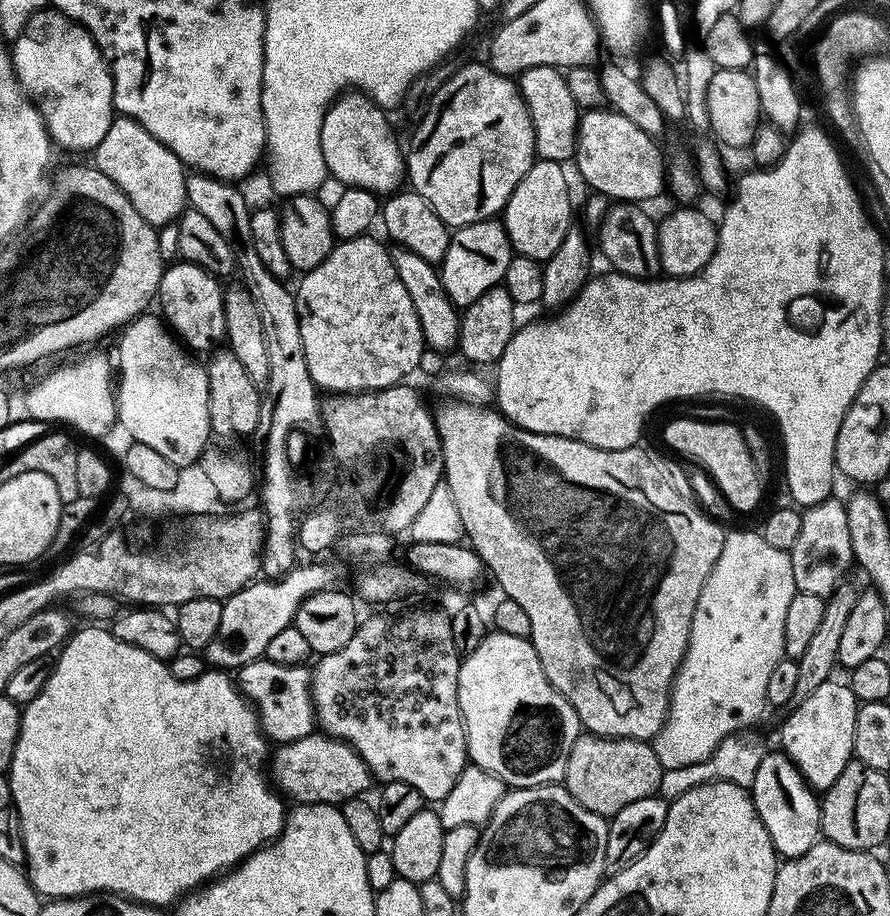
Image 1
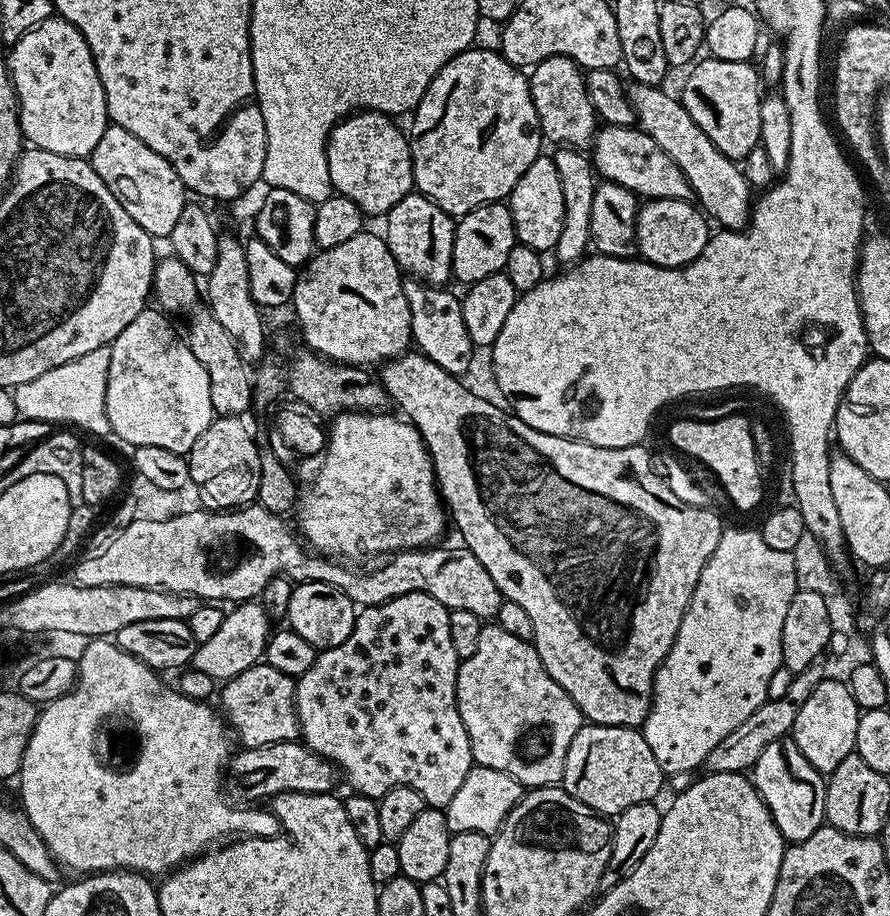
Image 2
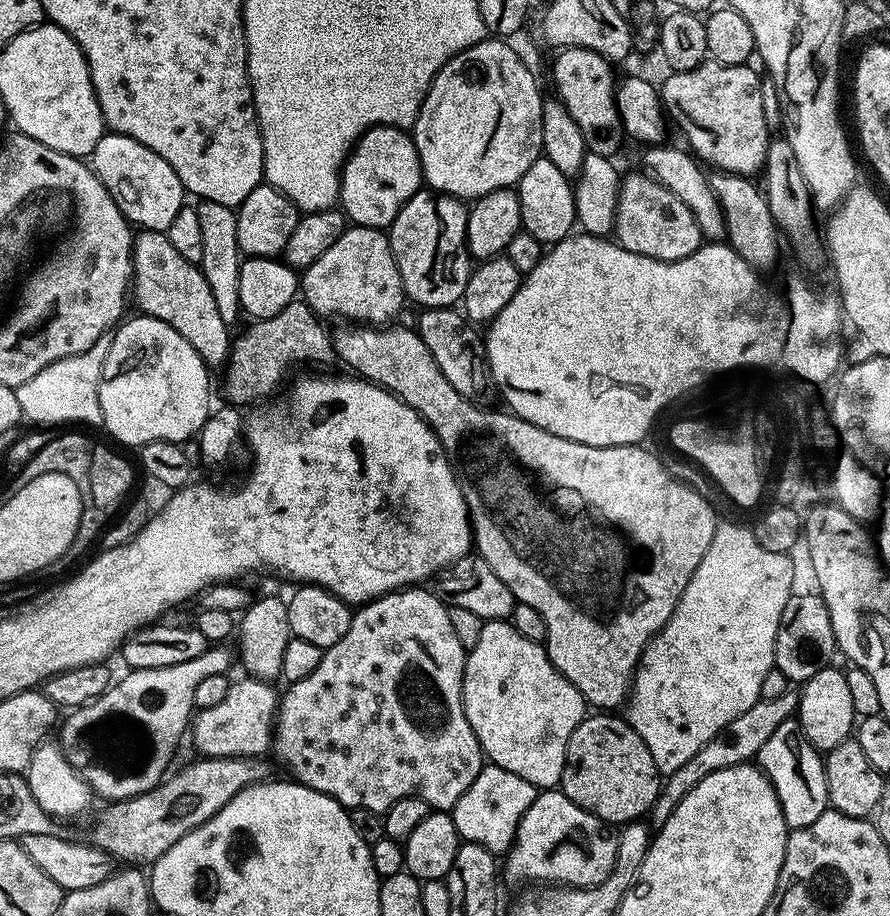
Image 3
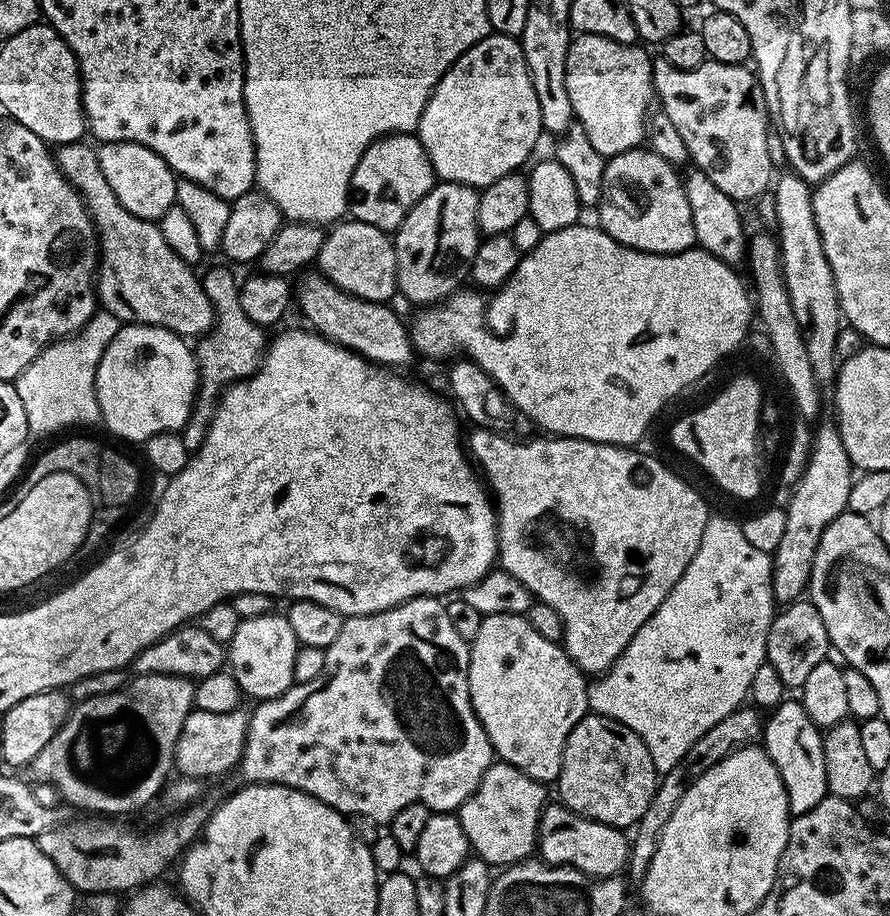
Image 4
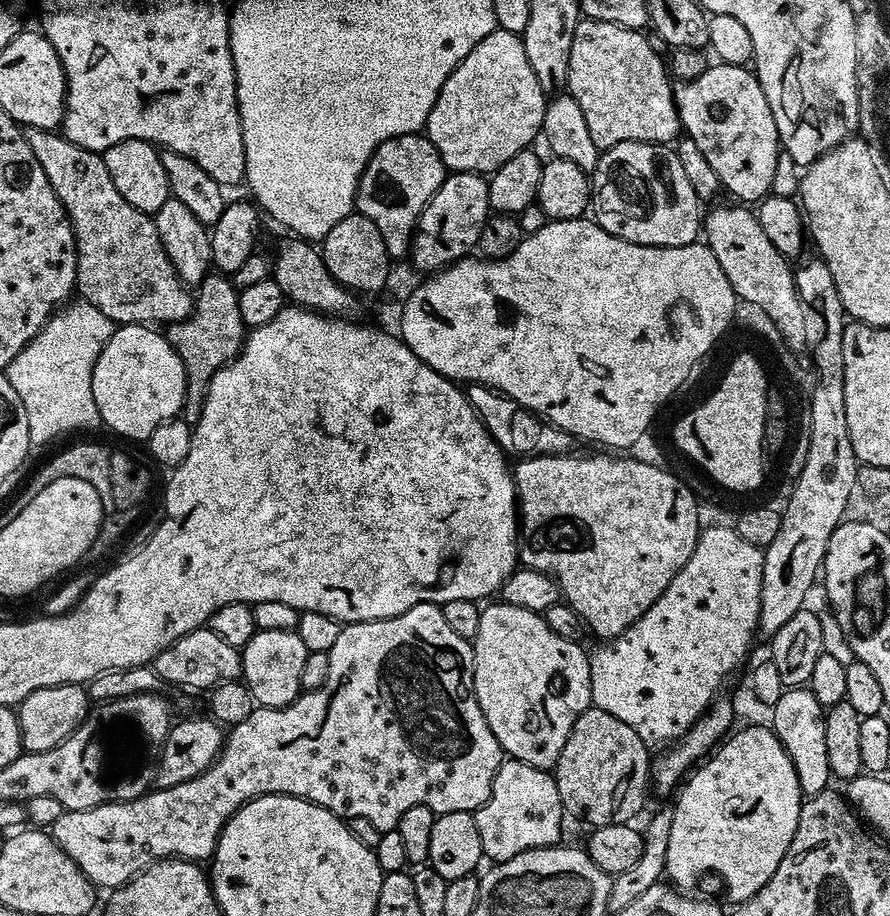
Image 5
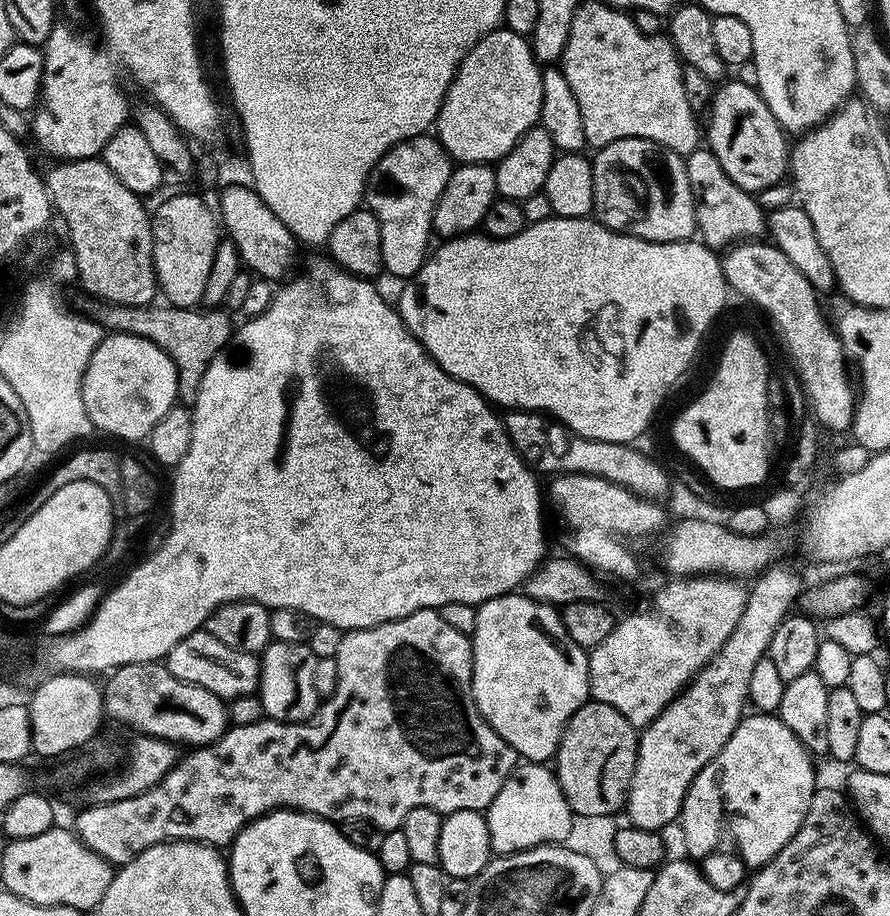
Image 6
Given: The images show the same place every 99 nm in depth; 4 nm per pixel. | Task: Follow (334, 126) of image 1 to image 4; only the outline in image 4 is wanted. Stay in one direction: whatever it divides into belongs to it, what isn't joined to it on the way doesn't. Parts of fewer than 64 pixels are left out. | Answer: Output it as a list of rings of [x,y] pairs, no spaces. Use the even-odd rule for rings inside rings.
[[[397,132],[390,136],[382,136],[372,142],[366,154],[358,158],[358,166],[354,166],[352,187],[348,189],[348,212],[351,219],[361,220],[370,226],[378,226],[378,230],[392,234],[402,222],[402,218],[406,218],[406,214],[410,214],[410,210],[414,210],[414,206],[422,202],[422,198],[426,198],[426,194],[436,183],[438,183],[436,171],[419,135]]]

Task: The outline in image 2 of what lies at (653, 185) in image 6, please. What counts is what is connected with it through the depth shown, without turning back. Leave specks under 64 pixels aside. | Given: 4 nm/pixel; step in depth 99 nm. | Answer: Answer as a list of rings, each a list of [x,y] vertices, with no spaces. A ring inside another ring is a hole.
[[[663,196],[657,200],[645,199],[636,214],[636,247],[639,255],[659,268],[685,268],[702,254],[710,235],[708,224],[709,217],[692,200],[676,200],[672,196]]]

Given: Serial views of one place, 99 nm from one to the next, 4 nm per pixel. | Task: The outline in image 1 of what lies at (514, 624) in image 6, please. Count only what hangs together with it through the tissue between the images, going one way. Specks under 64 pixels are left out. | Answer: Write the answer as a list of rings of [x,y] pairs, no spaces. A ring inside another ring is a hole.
[[[495,630],[489,631],[488,635],[482,638],[482,642],[478,642],[478,650],[467,653],[461,659],[460,669],[458,670],[457,694],[460,713],[464,719],[465,744],[468,747],[468,758],[471,763],[497,776],[509,789],[533,788],[543,784],[560,784],[563,781],[568,765],[568,755],[574,746],[574,742],[582,735],[582,725],[574,706],[570,706],[570,702],[566,702],[563,694],[546,678],[546,674],[542,670],[542,662],[534,650],[531,639],[513,638],[510,634],[502,634]]]

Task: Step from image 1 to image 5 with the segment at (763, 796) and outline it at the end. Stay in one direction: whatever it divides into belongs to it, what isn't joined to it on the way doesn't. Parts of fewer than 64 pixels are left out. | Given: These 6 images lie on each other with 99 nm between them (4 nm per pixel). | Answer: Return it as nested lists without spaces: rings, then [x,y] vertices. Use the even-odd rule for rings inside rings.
[[[807,686],[787,689],[776,704],[771,705],[772,733],[782,742],[794,770],[798,774],[798,786],[805,797],[825,791],[829,787],[828,780],[833,779],[830,762],[826,755],[826,726],[824,725],[824,705],[814,698],[812,689]]]

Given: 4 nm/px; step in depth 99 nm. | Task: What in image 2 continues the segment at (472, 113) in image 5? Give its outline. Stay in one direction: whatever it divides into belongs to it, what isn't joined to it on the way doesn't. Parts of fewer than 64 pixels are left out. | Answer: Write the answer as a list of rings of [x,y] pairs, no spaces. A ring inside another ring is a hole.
[[[473,46],[467,48],[462,54],[450,58],[450,62],[446,62],[446,66],[442,66],[442,70],[438,70],[438,74],[430,82],[426,94],[420,99],[419,106],[414,109],[410,116],[410,119],[412,119],[412,132],[410,128],[408,145],[412,151],[412,183],[415,191],[422,193],[423,196],[429,196],[438,207],[446,210],[446,214],[450,214],[454,218],[465,216],[467,212],[483,204],[507,201],[508,197],[512,195],[518,178],[522,178],[522,174],[526,174],[526,170],[530,170],[530,162],[534,162],[542,155],[542,148],[540,148],[540,144],[542,145],[540,119],[538,118],[538,110],[534,110],[534,102],[532,101],[528,81],[529,77],[515,64],[510,63],[499,50],[492,49],[491,52],[488,48]]]

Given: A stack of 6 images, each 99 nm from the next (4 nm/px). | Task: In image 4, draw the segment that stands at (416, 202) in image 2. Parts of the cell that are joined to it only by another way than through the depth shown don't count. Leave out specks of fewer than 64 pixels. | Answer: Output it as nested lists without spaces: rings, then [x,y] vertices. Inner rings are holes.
[[[438,182],[402,218],[402,222],[397,226],[394,233],[394,243],[396,245],[396,287],[399,295],[405,296],[416,306],[431,306],[439,304],[440,301],[448,299],[453,292],[461,287],[463,280],[469,279],[474,262],[474,254],[478,250],[482,239],[480,223],[478,222],[478,202],[480,192],[475,188],[459,184],[458,182]]]

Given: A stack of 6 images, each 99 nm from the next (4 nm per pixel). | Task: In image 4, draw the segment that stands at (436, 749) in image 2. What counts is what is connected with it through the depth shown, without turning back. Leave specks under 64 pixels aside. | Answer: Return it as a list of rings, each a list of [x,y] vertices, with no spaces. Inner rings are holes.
[[[415,596],[405,604],[381,612],[347,617],[338,638],[334,638],[334,642],[330,642],[326,649],[326,666],[322,666],[322,674],[318,674],[318,678],[301,684],[293,683],[281,696],[261,700],[255,705],[256,710],[251,711],[246,746],[238,765],[241,781],[250,784],[281,784],[310,794],[318,802],[330,806],[345,817],[366,814],[366,818],[374,818],[381,826],[387,825],[394,814],[398,814],[398,810],[411,804],[425,804],[432,812],[455,813],[459,810],[466,798],[470,798],[470,794],[478,790],[478,782],[482,782],[486,770],[494,763],[494,753],[490,738],[472,708],[468,685],[469,641],[458,638],[444,605],[445,601],[435,596]]]

